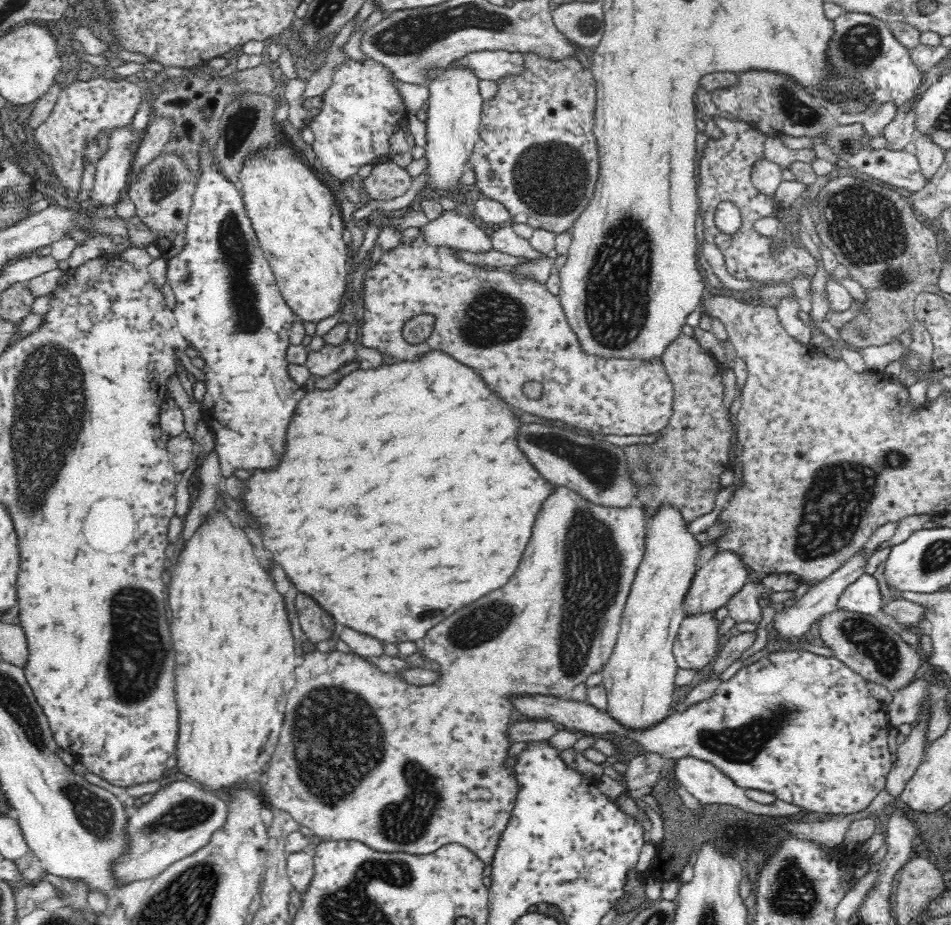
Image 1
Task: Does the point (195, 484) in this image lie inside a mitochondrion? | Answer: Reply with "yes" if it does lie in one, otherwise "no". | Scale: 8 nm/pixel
no

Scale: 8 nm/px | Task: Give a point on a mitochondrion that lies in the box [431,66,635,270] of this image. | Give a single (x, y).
(553, 181)

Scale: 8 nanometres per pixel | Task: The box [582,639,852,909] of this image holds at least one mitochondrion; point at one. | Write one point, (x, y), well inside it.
(741, 744)

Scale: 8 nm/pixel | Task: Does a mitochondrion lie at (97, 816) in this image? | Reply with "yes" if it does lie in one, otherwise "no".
yes

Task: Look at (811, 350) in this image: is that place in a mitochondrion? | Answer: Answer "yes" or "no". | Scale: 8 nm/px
no

